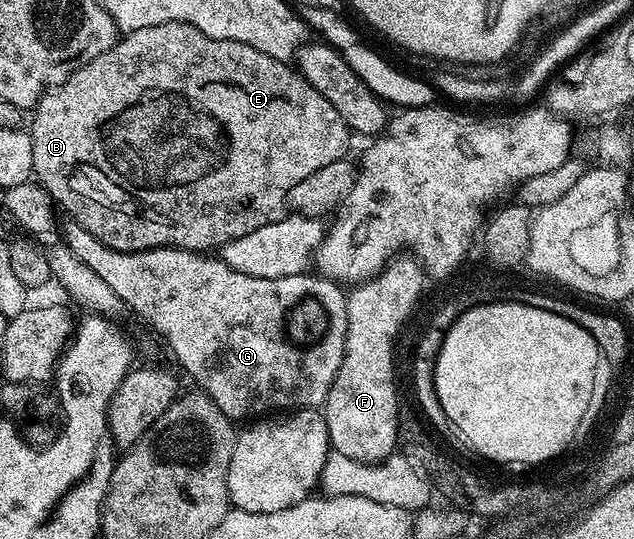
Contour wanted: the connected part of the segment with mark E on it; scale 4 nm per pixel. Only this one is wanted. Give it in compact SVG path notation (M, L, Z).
M163 23L162 25L150 25L143 27L137 31L129 31L123 37L117 38L113 47L106 49L106 53L102 53L98 57L94 57L94 61L90 61L85 67L80 67L74 73L70 73L70 77L66 77L66 81L62 81L62 85L54 85L51 89L44 92L44 96L36 103L34 110L30 115L30 131L38 131L38 127L68 127L68 125L102 125L98 129L100 133L100 153L96 153L98 157L78 157L84 163L84 169L96 166L101 173L106 173L106 177L112 178L114 182L124 190L125 196L137 199L140 203L145 203L147 210L153 216L159 216L167 222L173 224L183 224L184 227L190 229L190 236L193 239L194 245L191 250L201 253L211 252L213 249L219 249L227 245L230 241L234 241L238 237L246 237L246 233L254 233L254 229L262 229L262 225L270 225L274 221L284 218L289 210L288 194L294 185L298 185L300 181L306 181L306 177L310 177L310 173L314 173L318 169L322 169L326 165L330 165L334 161L345 158L344 150L348 147L348 135L350 136L350 128L348 122L343 119L338 113L338 109L334 109L334 105L330 105L330 101L326 101L326 97L322 97L318 93L318 89L314 89L314 85L310 85L305 79L300 76L299 71L295 66L289 65L283 59L275 59L266 53L262 53L258 49L254 49L250 45L246 45L242 41L226 41L225 39L215 39L214 37L206 37L206 33L202 33L194 25L189 23Z

